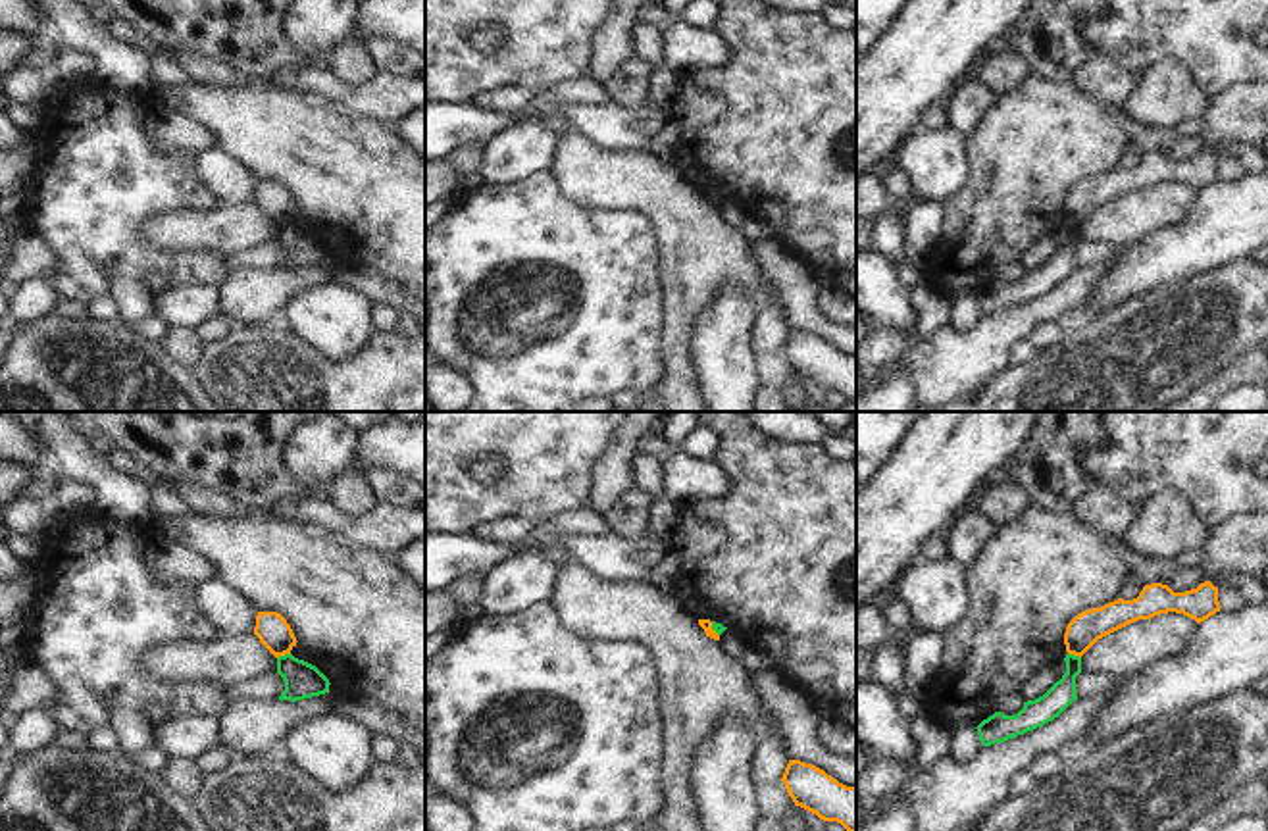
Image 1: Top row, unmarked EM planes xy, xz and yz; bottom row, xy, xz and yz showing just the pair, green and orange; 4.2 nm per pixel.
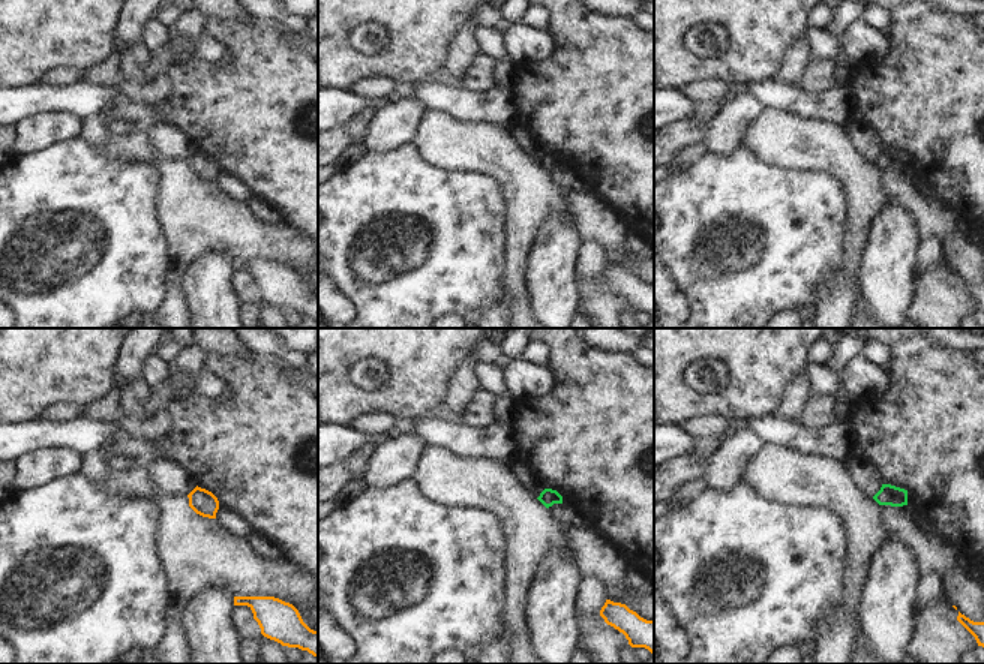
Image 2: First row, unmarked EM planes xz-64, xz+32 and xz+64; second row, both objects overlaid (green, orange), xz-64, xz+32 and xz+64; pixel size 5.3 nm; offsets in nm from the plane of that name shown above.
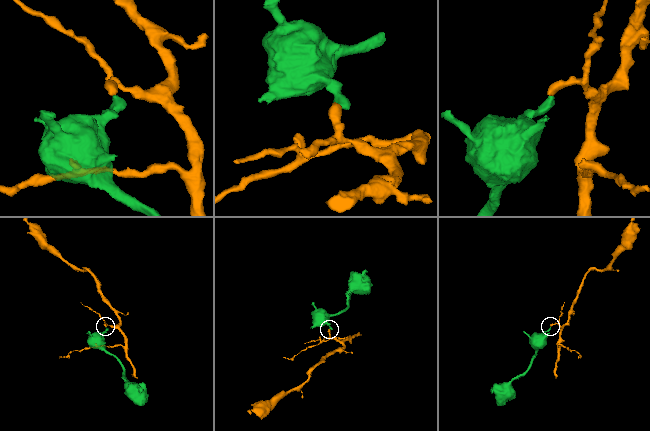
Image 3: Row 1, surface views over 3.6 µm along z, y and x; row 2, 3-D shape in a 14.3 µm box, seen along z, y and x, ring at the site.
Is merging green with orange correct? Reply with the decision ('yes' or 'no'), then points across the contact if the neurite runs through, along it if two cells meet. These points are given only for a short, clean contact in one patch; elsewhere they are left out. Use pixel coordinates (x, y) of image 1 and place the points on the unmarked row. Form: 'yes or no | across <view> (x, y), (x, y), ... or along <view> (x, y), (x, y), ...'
no | along xy (289, 222), (278, 227)

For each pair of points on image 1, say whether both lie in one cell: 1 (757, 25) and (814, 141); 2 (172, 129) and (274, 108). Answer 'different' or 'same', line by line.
1: same
2: different

